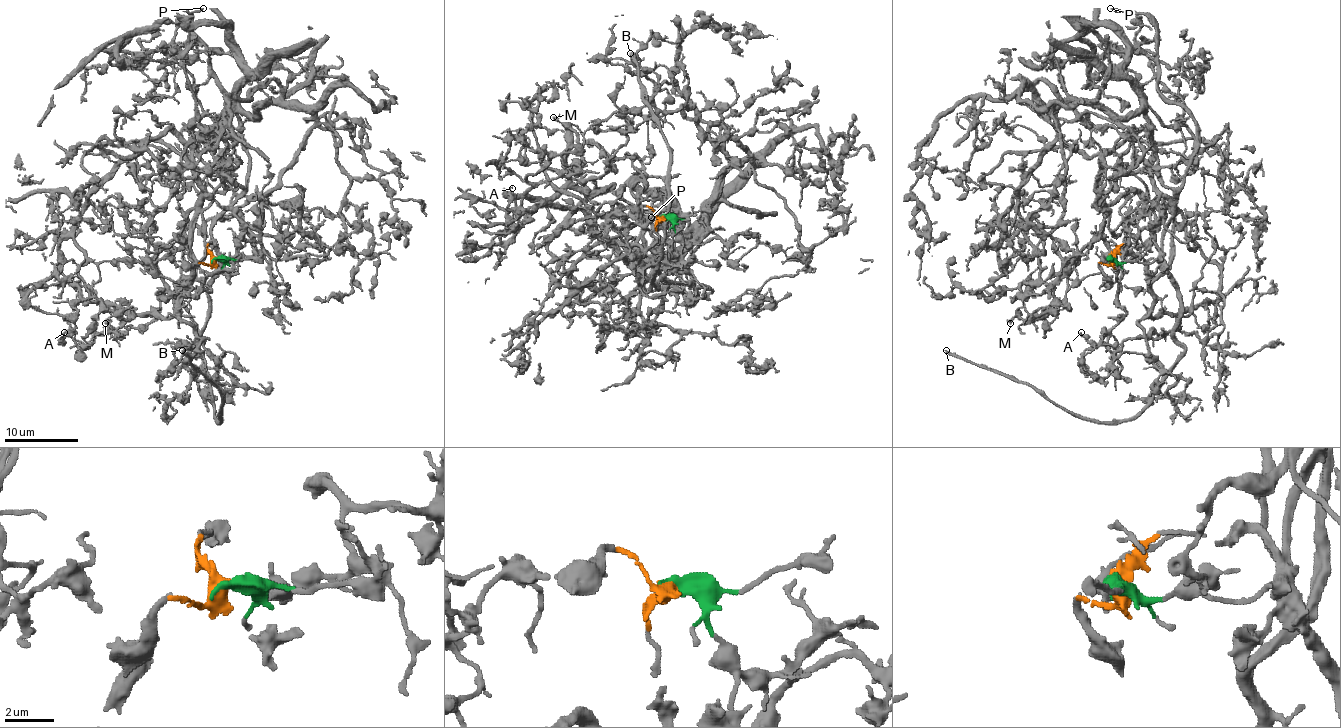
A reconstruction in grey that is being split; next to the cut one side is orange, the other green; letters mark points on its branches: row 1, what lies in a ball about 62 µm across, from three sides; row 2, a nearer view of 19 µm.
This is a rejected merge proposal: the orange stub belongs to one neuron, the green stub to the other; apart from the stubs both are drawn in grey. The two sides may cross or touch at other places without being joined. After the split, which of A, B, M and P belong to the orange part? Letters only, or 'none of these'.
B, P

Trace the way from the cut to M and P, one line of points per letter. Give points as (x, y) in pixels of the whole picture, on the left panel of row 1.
M: (213, 259), (249, 257), (251, 235), (162, 131), (78, 216), (87, 294), (128, 318), (104, 324)
P: (213, 259), (215, 220), (245, 188), (249, 157), (236, 107), (191, 24), (189, 12), (202, 9)

